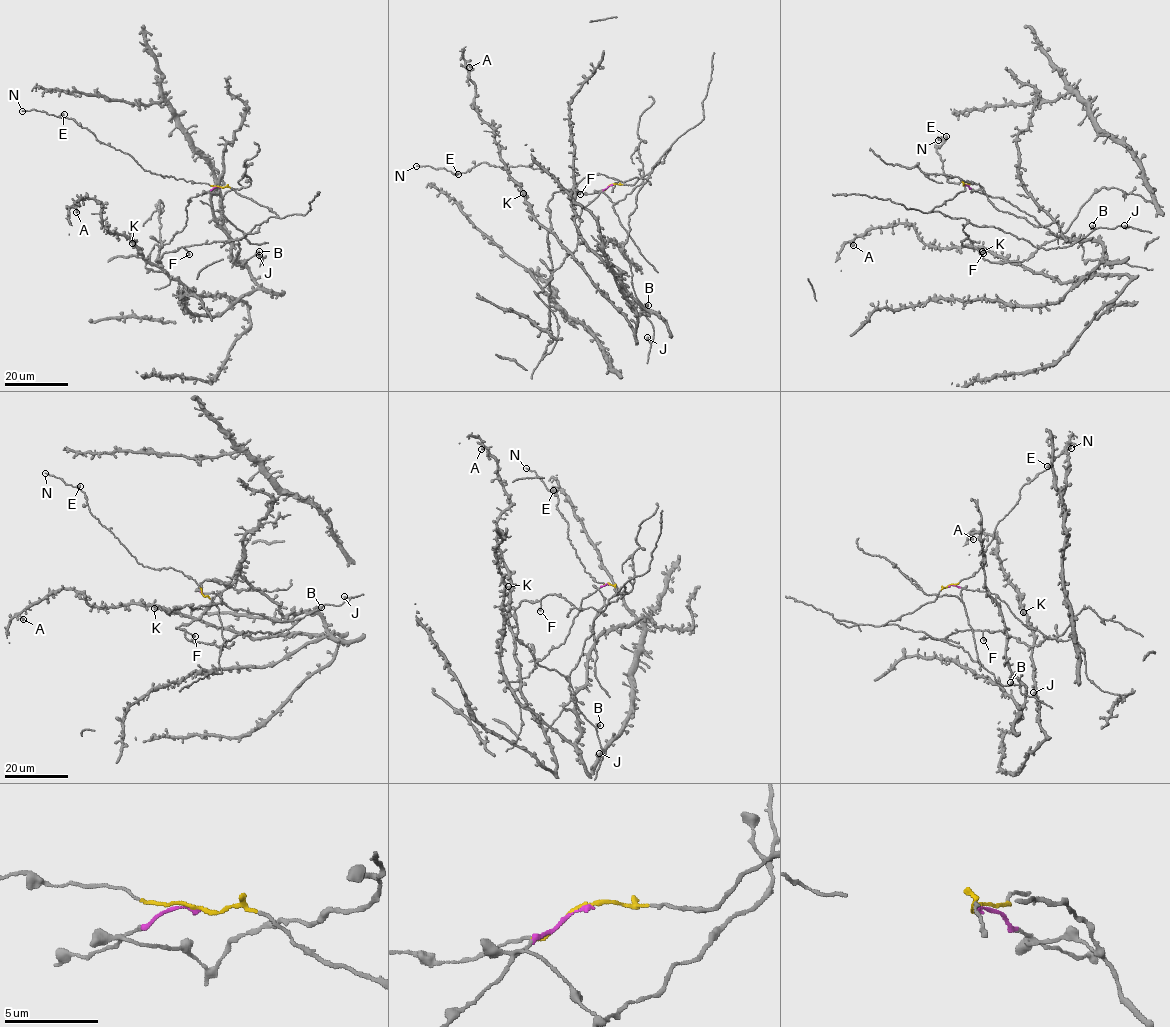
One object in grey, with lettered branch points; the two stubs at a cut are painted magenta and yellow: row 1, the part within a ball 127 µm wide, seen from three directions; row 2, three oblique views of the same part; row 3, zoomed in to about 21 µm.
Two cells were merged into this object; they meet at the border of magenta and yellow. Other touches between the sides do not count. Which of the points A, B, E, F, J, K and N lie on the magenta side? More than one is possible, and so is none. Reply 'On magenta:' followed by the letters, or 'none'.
On magenta: A, F, K

